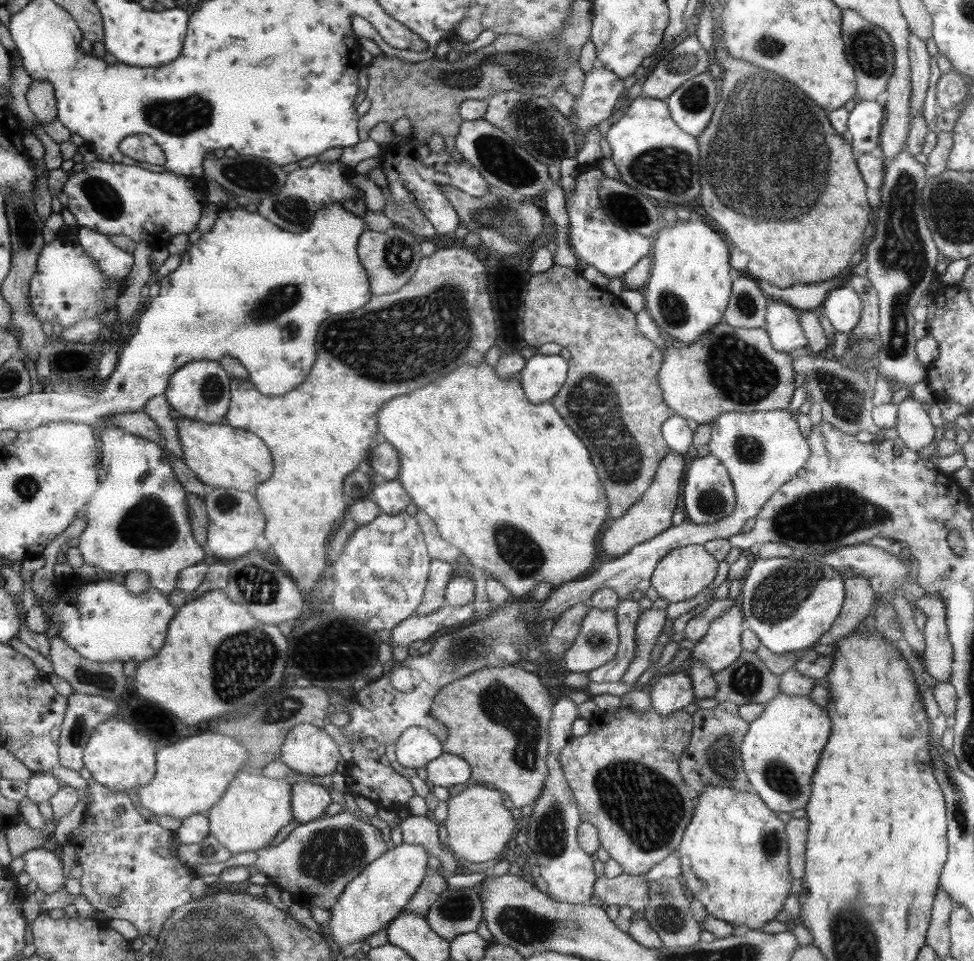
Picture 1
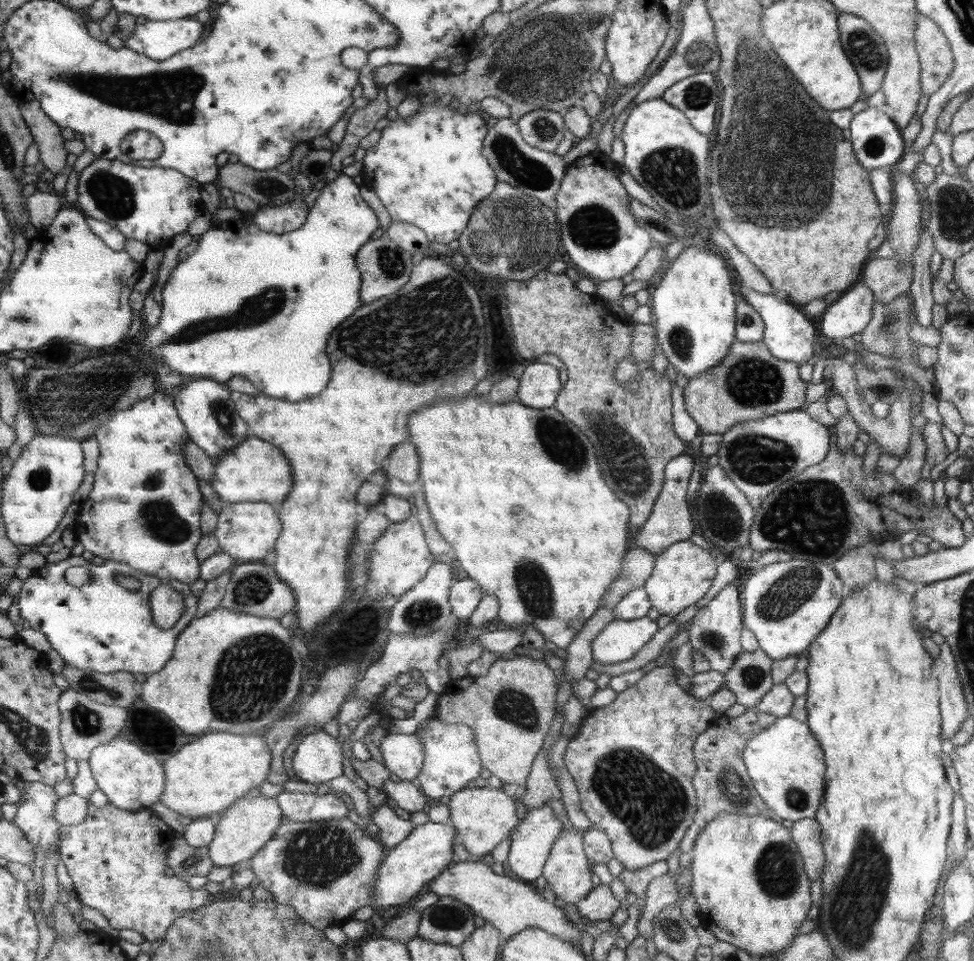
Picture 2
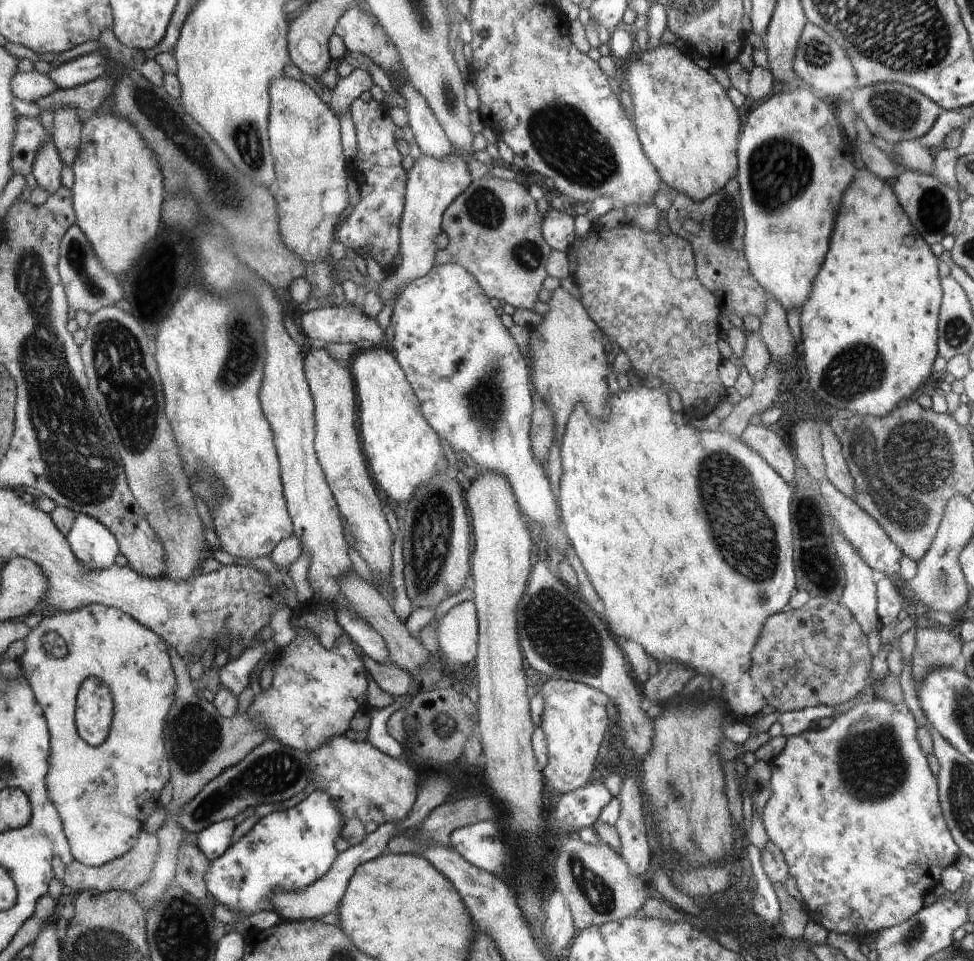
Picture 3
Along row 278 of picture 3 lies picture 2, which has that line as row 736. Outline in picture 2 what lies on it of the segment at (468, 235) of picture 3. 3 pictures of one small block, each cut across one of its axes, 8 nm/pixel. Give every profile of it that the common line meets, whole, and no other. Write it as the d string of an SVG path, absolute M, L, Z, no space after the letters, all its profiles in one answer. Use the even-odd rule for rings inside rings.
M526 655L515 659L501 657L491 664L486 676L468 675L459 680L450 680L446 691L438 696L433 717L444 725L459 724L472 729L481 765L492 774L494 783L516 783L526 786L526 777L530 774L532 762L542 750L544 739L548 736L549 728L556 716L557 693L558 678L544 660L535 660Z

